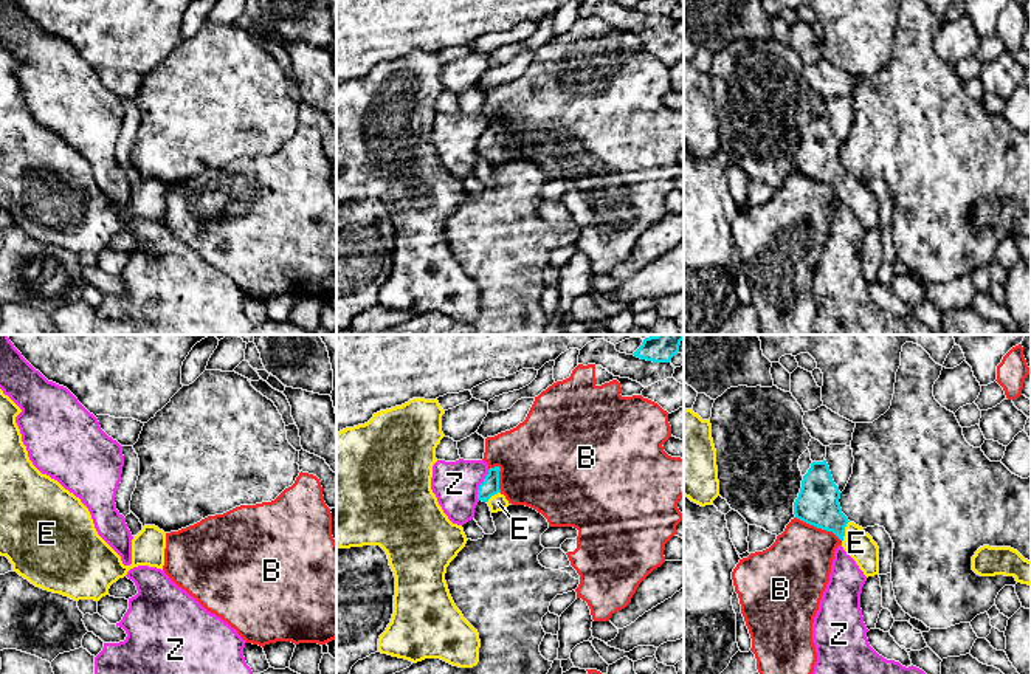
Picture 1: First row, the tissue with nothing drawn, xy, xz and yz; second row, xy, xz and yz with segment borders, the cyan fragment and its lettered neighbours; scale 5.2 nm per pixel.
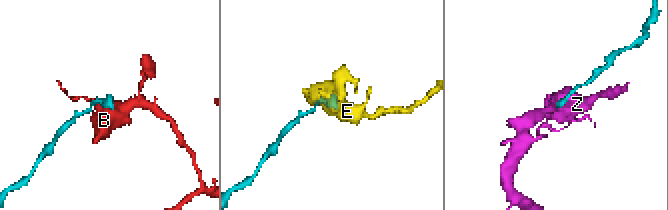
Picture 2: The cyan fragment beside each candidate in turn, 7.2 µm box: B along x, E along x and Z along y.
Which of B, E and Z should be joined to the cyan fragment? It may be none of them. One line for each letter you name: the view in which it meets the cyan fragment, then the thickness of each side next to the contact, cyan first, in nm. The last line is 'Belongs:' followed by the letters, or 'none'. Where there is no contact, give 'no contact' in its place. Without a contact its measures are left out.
E: yz | 220/150 nm
Belongs: E

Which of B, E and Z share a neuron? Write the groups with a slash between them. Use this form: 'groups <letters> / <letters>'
groups B / E / Z

